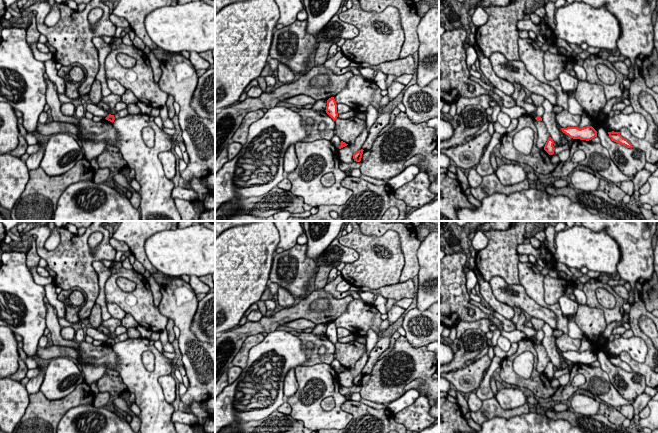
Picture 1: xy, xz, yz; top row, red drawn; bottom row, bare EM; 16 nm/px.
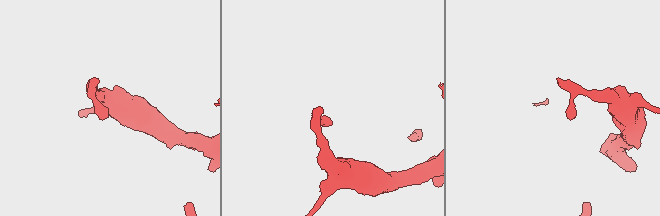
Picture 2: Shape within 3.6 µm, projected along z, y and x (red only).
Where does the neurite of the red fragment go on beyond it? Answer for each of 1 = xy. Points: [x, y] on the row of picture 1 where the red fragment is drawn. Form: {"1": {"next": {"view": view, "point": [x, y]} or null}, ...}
{"1": {"next": null}}

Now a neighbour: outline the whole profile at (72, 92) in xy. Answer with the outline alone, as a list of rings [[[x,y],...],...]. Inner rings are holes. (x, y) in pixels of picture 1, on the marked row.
[[[62,66],[58,70],[58,75],[64,79],[66,85],[65,95],[71,99],[80,98],[78,88],[82,82],[74,82],[69,77],[70,68],[68,66]]]

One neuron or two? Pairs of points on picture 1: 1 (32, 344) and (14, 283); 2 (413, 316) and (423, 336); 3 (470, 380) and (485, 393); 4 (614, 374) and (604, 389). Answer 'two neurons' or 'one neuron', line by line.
1: one neuron
2: one neuron
3: two neurons
4: two neurons

